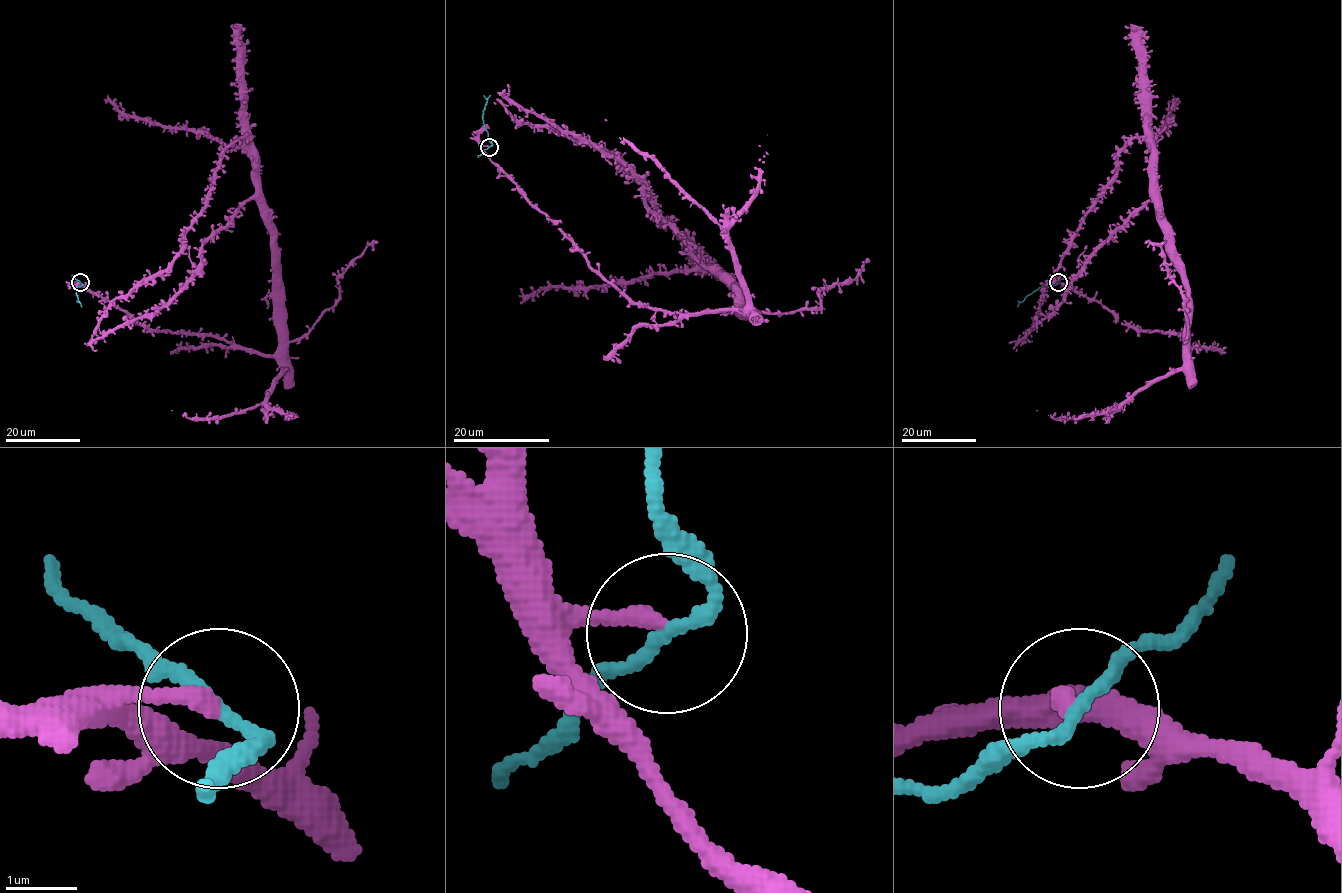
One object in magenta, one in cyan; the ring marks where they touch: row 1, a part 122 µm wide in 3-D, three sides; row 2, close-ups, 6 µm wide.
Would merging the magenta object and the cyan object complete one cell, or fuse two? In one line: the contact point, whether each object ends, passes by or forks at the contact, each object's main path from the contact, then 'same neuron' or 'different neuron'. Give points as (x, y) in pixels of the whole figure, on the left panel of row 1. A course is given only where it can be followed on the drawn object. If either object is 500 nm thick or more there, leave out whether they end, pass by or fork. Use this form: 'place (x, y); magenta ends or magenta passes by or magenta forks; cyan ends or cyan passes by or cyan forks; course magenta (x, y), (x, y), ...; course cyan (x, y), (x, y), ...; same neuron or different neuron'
place (80, 282); magenta ends; cyan passes by; course magenta (80, 283), (153, 330), (273, 354), (271, 225), (245, 138), (223, 153), (176, 257), (115, 300), (86, 343); course cyan (80, 283), (83, 285), (76, 290), (81, 306); different neuron

